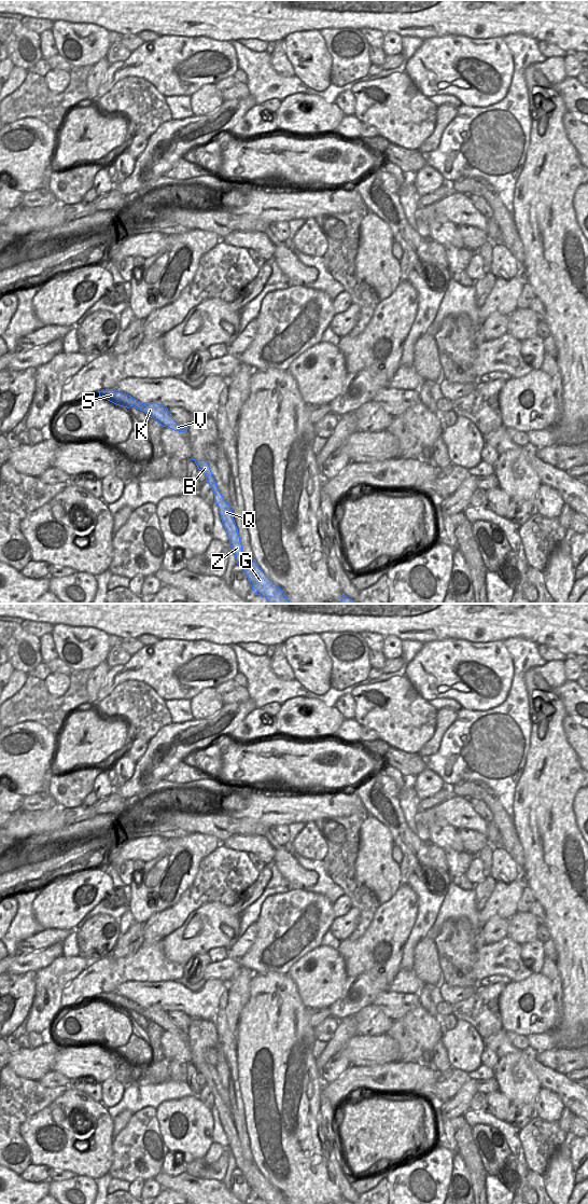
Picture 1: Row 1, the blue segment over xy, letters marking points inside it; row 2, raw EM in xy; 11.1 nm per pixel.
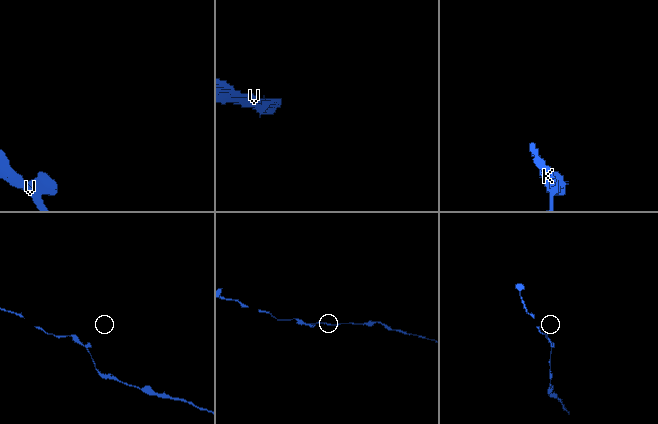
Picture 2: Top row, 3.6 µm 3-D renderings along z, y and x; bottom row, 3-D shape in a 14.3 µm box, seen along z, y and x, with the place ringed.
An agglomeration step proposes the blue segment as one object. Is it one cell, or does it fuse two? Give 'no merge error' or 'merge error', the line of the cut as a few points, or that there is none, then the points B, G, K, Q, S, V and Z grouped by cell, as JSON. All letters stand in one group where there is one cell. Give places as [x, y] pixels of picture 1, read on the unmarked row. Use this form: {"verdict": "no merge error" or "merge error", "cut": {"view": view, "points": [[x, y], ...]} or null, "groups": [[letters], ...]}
{"verdict": "no merge error", "cut": null, "groups": [["B", "G", "K", "Q", "S", "V", "Z"]]}

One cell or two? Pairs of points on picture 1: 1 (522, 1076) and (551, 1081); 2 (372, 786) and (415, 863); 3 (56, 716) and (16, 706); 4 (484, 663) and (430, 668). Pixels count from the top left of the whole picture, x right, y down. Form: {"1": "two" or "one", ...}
{"1": "two", "2": "one", "3": "one", "4": "one"}

